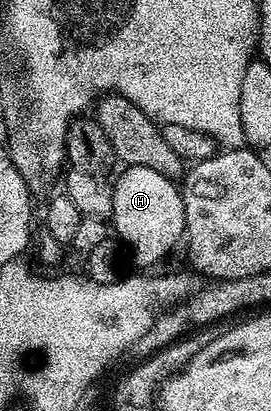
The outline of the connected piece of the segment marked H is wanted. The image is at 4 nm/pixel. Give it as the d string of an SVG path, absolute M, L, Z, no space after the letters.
M126 166L121 169L118 180L113 181L112 194L112 228L118 231L117 239L124 245L125 251L139 264L139 269L146 270L149 264L158 264L174 247L179 247L186 230L186 215L182 201L181 187L156 170L148 170L148 166Z

